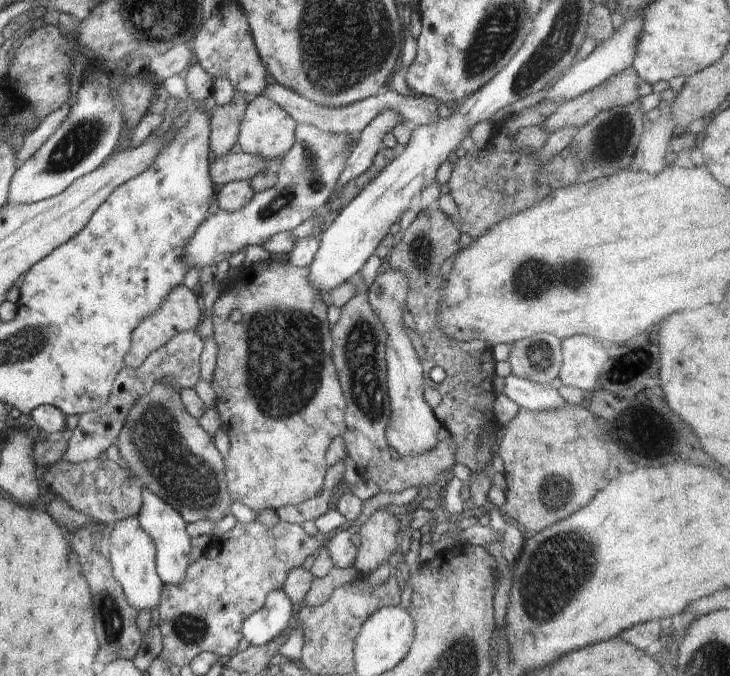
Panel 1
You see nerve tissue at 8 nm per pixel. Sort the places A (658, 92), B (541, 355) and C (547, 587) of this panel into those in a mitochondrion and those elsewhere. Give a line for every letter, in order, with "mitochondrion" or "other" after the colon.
A: other
B: mitochondrion
C: mitochondrion

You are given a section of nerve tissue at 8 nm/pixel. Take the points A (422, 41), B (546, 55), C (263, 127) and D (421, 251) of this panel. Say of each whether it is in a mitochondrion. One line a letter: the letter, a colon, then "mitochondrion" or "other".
A: other
B: mitochondrion
C: other
D: mitochondrion

